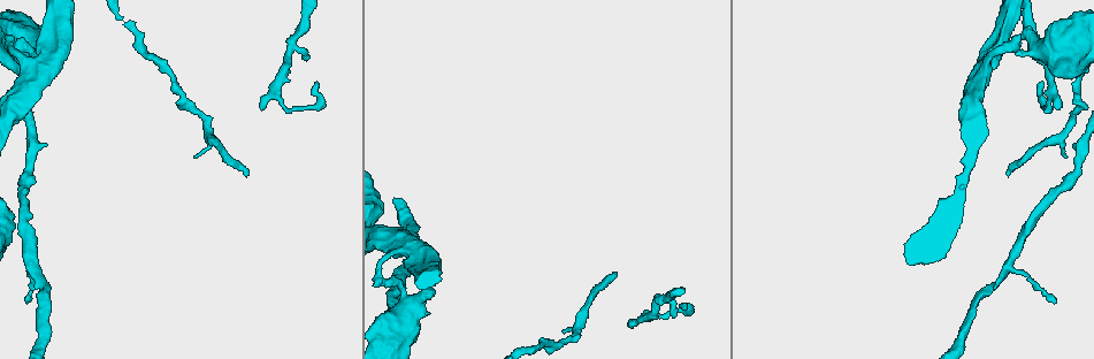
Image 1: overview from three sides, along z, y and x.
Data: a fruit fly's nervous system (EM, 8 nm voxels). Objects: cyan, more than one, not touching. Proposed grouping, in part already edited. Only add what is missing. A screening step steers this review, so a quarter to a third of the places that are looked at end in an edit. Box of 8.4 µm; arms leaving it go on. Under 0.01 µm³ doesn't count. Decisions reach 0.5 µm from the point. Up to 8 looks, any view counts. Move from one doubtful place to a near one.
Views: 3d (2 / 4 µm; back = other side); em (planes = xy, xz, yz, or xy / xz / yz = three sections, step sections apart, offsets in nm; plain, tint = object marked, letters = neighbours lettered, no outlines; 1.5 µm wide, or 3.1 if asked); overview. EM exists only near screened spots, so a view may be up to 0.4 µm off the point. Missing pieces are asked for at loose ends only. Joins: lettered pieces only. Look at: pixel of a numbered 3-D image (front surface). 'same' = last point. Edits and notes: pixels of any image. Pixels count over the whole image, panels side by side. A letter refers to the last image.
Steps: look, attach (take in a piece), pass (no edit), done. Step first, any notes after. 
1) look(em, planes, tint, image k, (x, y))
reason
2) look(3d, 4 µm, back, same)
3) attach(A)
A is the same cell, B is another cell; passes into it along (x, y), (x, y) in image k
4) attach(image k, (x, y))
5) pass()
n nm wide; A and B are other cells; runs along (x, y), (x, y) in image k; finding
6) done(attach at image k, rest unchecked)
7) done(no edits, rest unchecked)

look(em, xy, step 8, letters, image 1, (261, 108))
free end

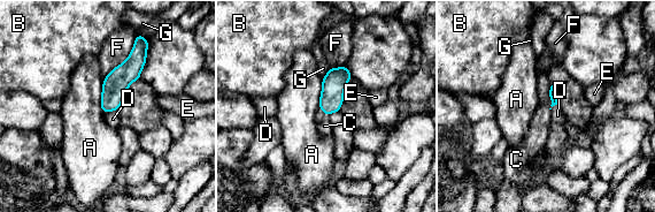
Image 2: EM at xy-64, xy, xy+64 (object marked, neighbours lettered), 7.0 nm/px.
look(em, planes, letters, same)

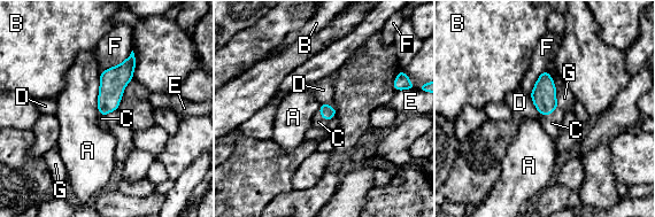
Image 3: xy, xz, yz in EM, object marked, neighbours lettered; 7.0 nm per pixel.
attach(C)
C is the same cell, A, B, D, E, F and G are other cells; the neuron continues

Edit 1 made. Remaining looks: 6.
look(em, yz, step 4, letters, image 1, (613, 274))
branch stops here

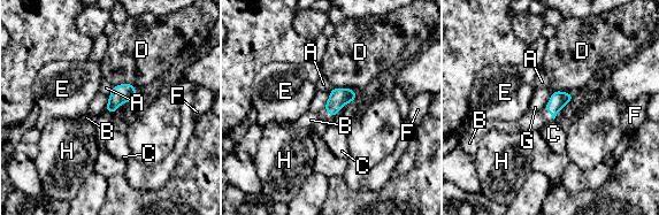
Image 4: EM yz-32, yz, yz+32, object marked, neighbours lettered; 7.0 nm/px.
look(em, planes, letters, same)
another direction

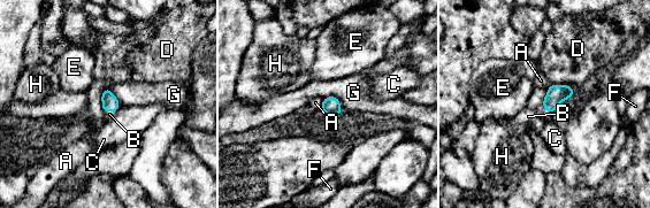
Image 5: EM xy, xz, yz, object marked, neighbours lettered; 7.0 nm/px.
attach(B)
A touches over 200 nm; B is the same cell, A, C, D, E, F, G and H are other cells; passes into it along (556, 94), (545, 108), (528, 116) in image 5; it goes on there

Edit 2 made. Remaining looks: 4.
look(overview)
see it whole again

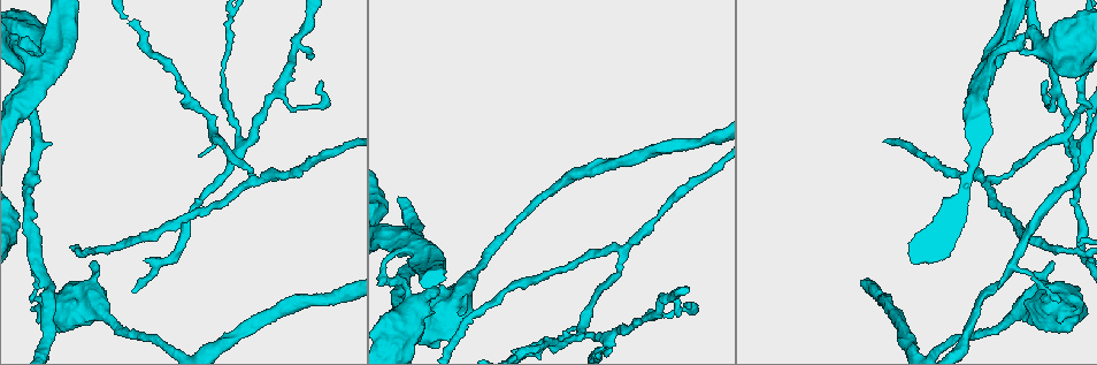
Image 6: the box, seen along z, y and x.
look(3d, 4 µm, image 6, (1028, 35))
stops while still wide

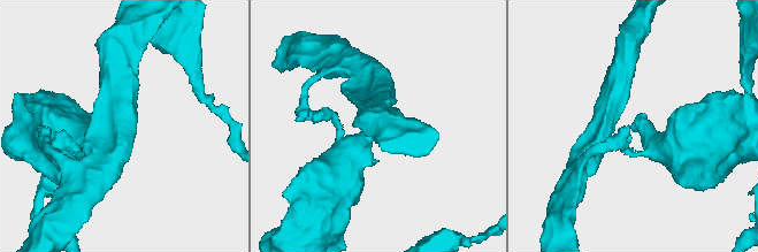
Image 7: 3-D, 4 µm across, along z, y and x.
look(em, planes, tint, image 7, (638, 126))
now the EM

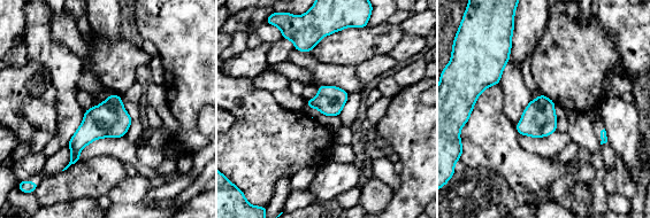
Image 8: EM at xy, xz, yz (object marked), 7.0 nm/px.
look(em, planes, letters, same)
what lies round it

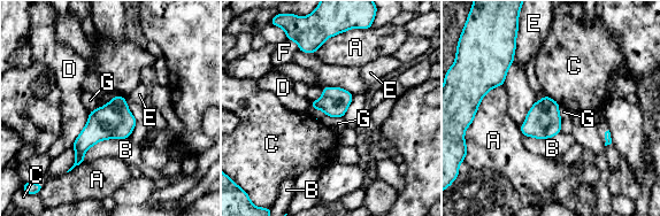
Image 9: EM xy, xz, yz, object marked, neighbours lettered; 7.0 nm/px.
pass()
A, B, C, D, E, F and G are other cells; border along (128, 137), (97, 141), (84, 161) in image 9; none of them fits

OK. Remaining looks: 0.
done(attach at image 3, attach at image 5, rest unchecked)

